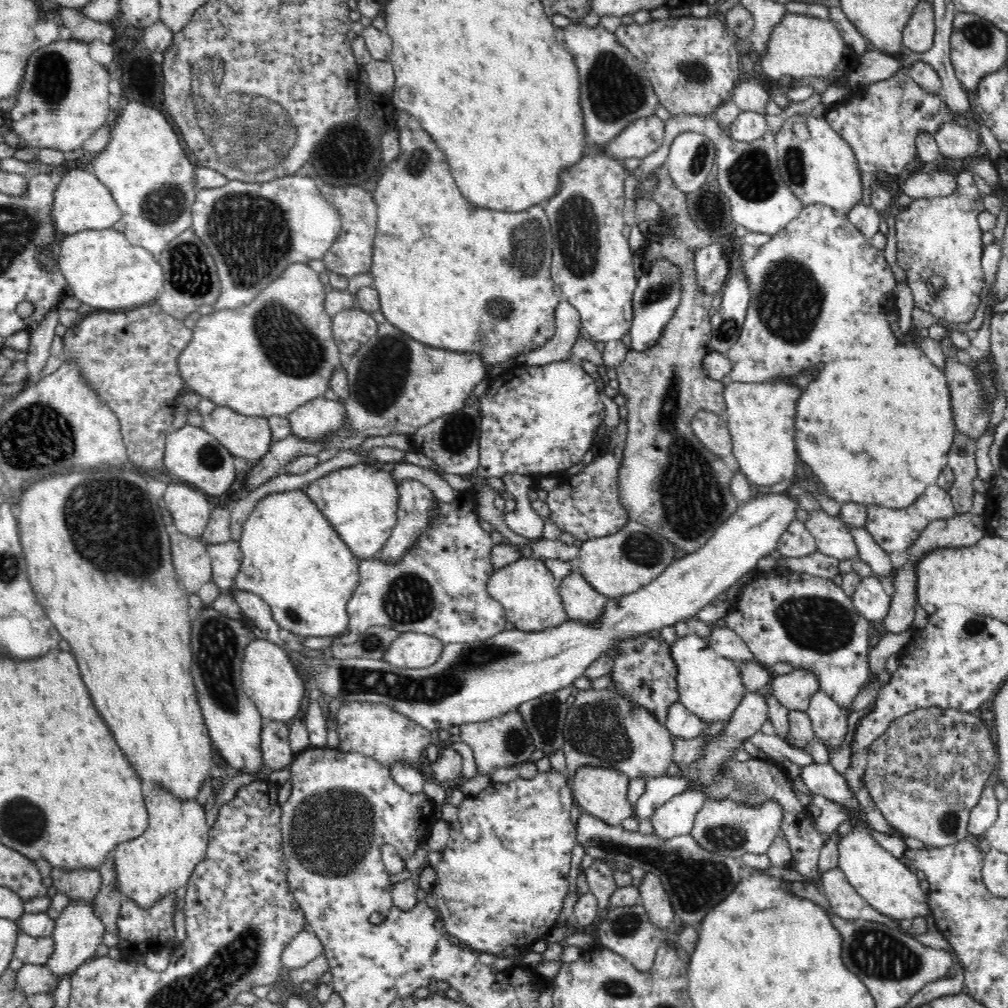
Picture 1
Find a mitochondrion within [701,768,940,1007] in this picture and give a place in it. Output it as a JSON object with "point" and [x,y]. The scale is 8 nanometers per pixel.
{"point":[878,954]}

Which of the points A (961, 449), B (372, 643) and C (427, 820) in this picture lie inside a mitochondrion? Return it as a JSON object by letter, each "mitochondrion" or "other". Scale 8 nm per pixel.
{"A":"mitochondrion","B":"mitochondrion","C":"other"}

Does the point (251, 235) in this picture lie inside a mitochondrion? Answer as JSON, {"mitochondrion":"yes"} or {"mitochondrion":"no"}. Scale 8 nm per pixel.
{"mitochondrion":"yes"}

